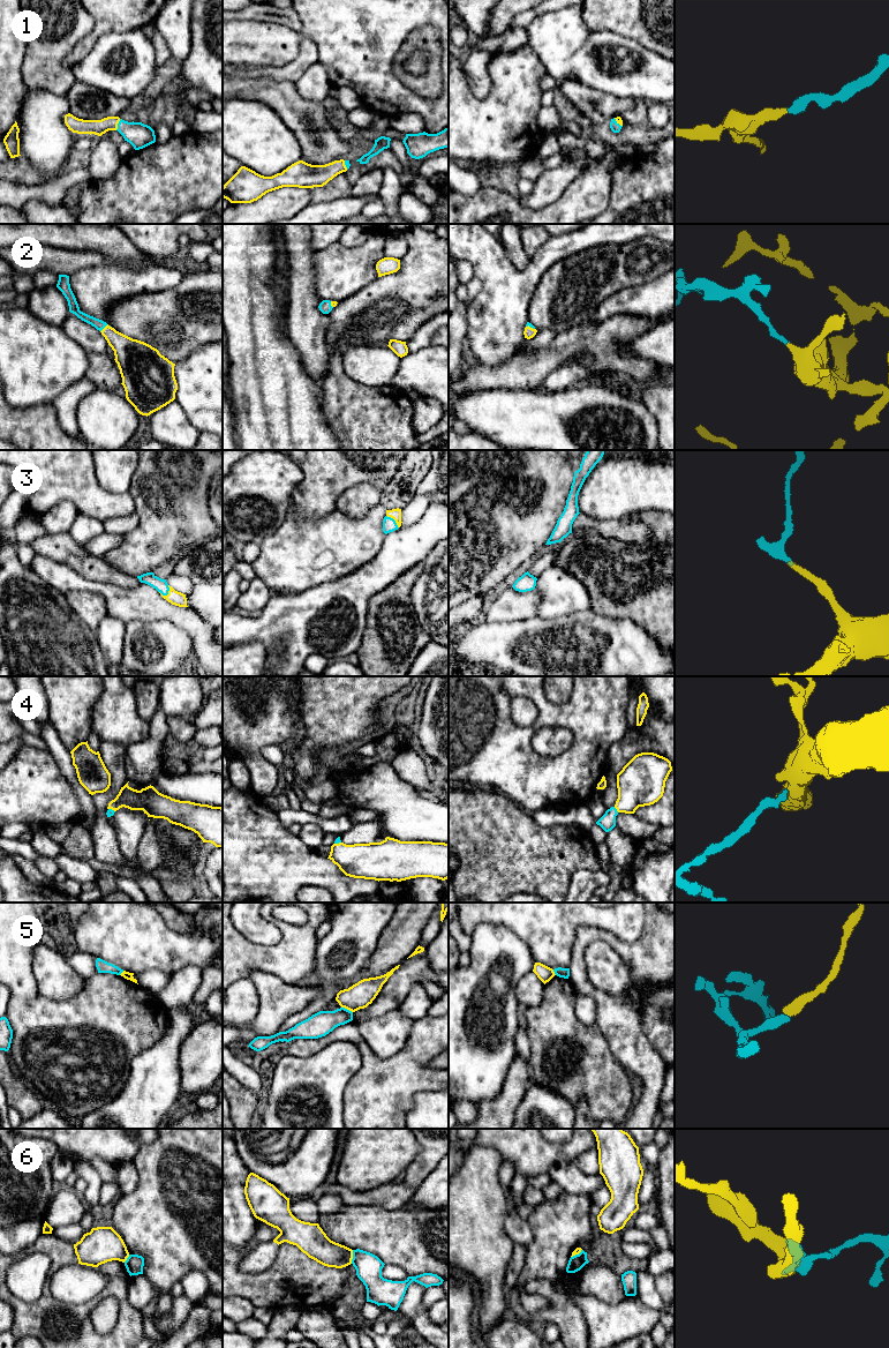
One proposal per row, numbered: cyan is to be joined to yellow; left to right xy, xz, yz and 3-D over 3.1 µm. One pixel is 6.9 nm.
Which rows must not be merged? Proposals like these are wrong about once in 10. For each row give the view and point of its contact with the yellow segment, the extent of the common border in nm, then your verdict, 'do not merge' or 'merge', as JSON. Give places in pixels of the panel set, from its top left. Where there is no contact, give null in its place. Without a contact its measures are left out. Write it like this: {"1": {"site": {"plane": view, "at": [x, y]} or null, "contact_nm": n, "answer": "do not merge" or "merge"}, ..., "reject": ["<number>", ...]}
{"1": {"site": {"plane": "xy", "at": [117, 125]}, "contact_nm": 90, "answer": "merge"}, "2": {"site": {"plane": "xy", "at": [105, 327]}, "contact_nm": 80, "answer": "merge"}, "3": {"site": {"plane": "xy", "at": [168, 592]}, "contact_nm": 90, "answer": "merge"}, "4": {"site": {"plane": "yz", "at": [616, 808]}, "contact_nm": 50, "answer": "merge"}, "5": {"site": {"plane": "xz", "at": [347, 1009]}, "contact_nm": 90, "answer": "do not merge"}, "6": {"site": {"plane": "xz", "at": [352, 1257]}, "contact_nm": 100, "answer": "do not merge"}, "reject": ["5", "6"]}

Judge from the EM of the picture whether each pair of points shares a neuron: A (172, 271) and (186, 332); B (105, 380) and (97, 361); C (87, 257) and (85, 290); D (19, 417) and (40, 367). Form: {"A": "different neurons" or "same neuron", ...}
{"A": "different neurons", "B": "same neuron", "C": "different neurons", "D": "different neurons"}

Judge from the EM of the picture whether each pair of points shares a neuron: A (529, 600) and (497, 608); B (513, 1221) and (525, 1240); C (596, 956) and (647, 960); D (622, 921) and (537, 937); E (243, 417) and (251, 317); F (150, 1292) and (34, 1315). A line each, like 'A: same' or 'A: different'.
A: same
B: same
C: different
D: same
E: same
F: different

